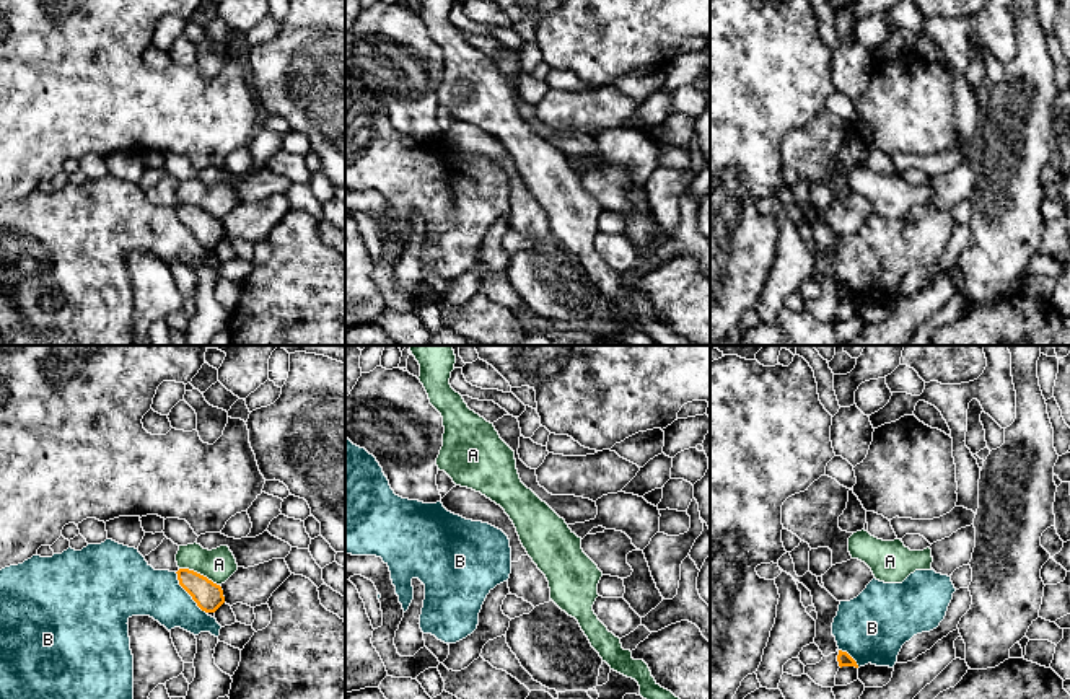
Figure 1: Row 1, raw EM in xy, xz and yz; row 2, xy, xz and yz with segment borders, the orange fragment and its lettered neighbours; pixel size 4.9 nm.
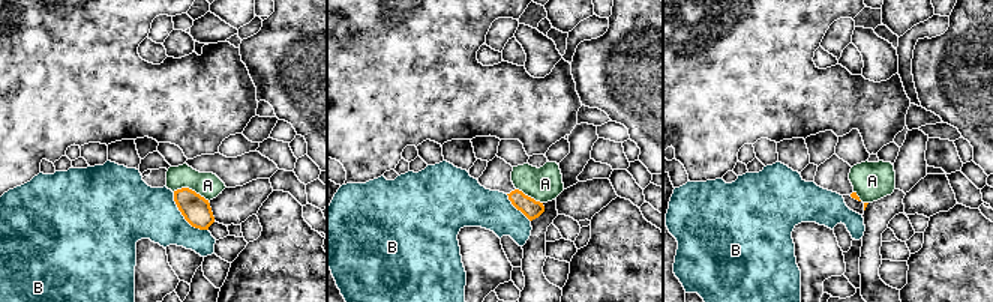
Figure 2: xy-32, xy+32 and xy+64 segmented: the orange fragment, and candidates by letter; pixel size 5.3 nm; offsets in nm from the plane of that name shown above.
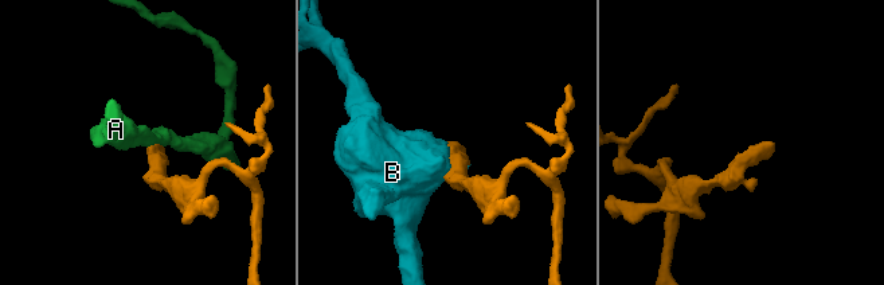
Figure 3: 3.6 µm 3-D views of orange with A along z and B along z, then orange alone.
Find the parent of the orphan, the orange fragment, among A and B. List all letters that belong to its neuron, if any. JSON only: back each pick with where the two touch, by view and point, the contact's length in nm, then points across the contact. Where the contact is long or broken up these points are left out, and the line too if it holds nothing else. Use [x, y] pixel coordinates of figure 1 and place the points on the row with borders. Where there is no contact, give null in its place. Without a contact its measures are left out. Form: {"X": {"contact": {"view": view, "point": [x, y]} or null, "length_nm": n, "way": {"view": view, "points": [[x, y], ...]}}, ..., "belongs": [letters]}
{"belongs": []}

